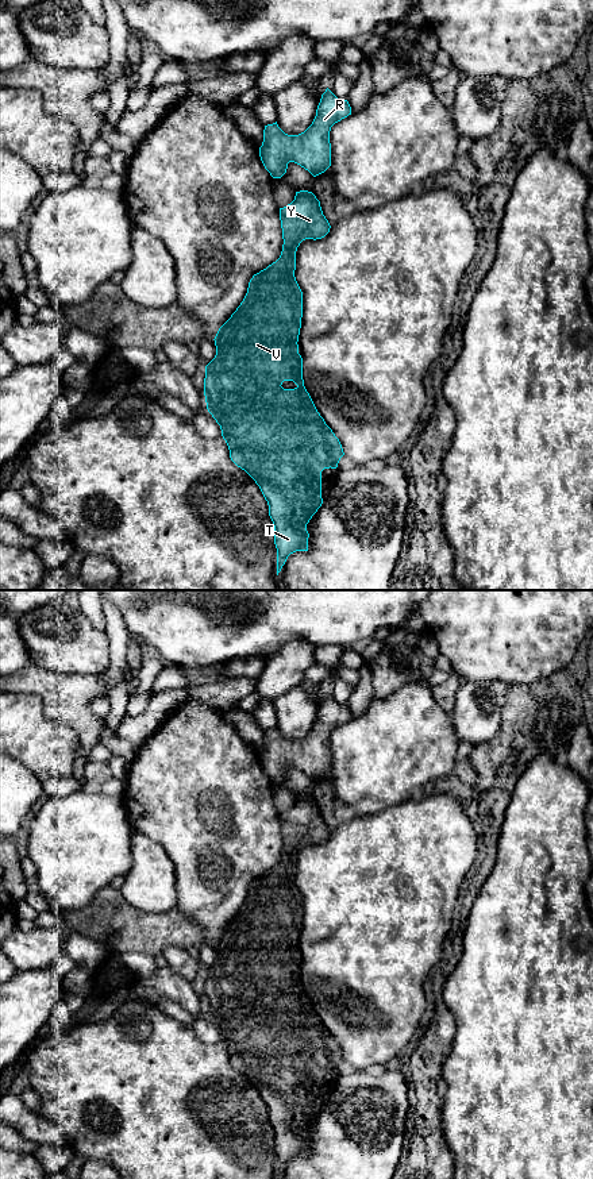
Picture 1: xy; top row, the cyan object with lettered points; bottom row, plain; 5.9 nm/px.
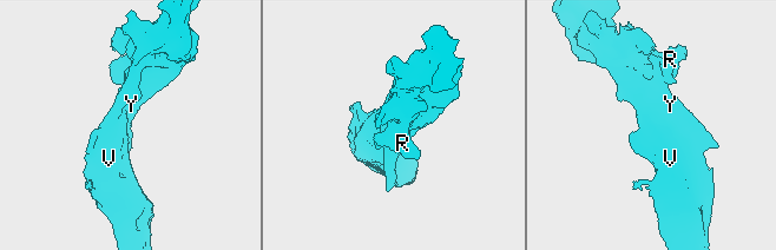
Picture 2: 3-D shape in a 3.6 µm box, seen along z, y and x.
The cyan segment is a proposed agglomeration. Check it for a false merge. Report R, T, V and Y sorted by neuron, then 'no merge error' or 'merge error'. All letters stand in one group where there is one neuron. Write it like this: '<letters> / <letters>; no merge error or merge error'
R T V Y; no merge error

